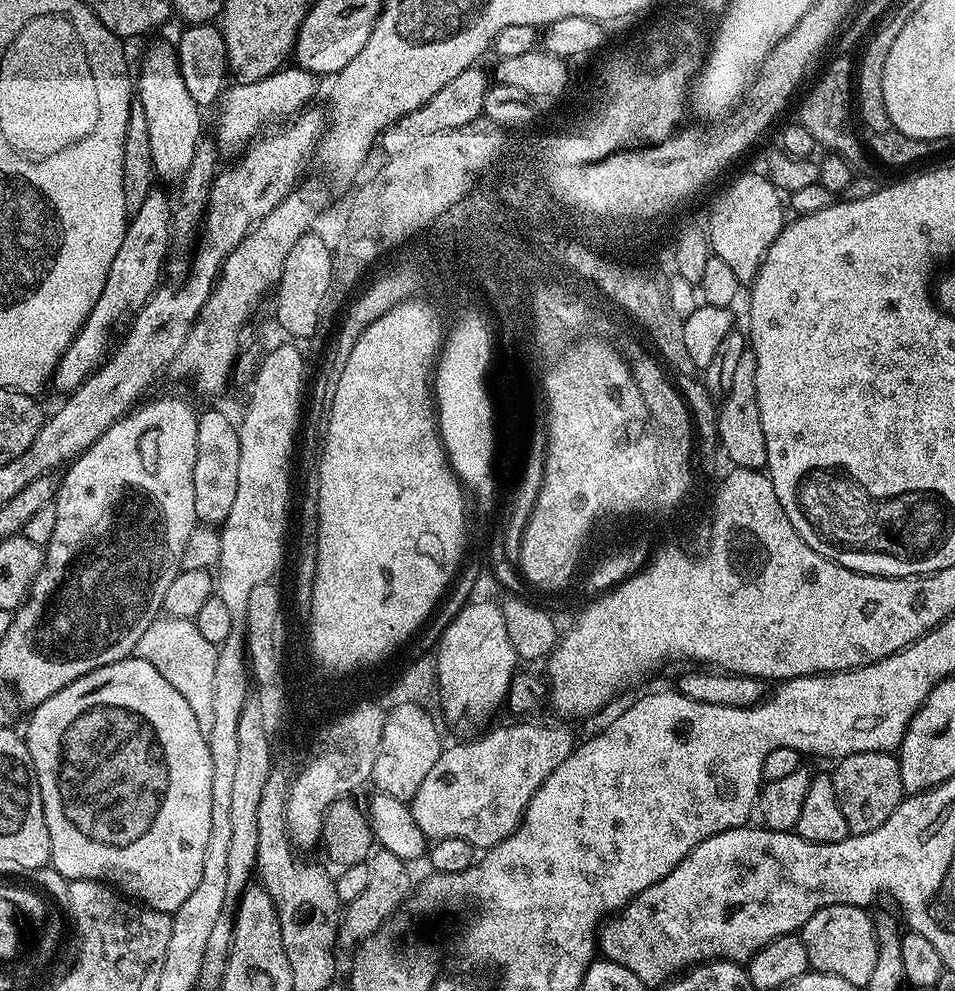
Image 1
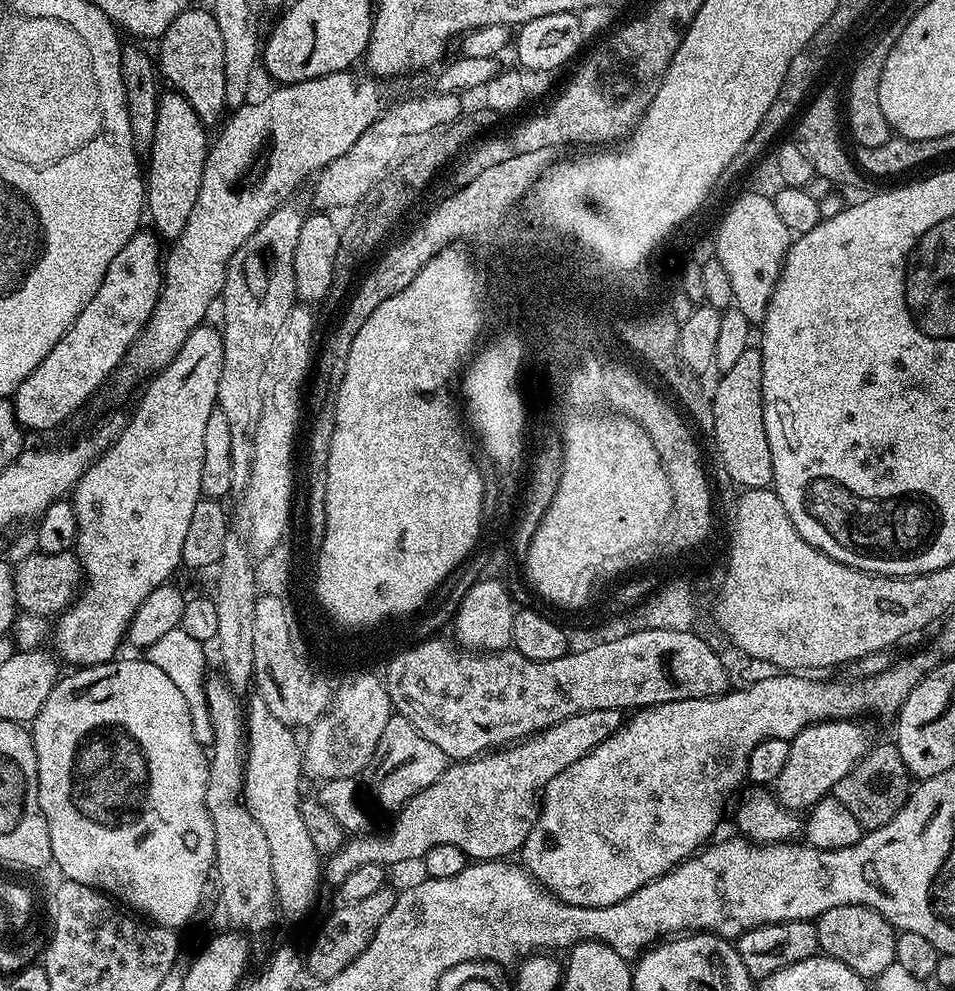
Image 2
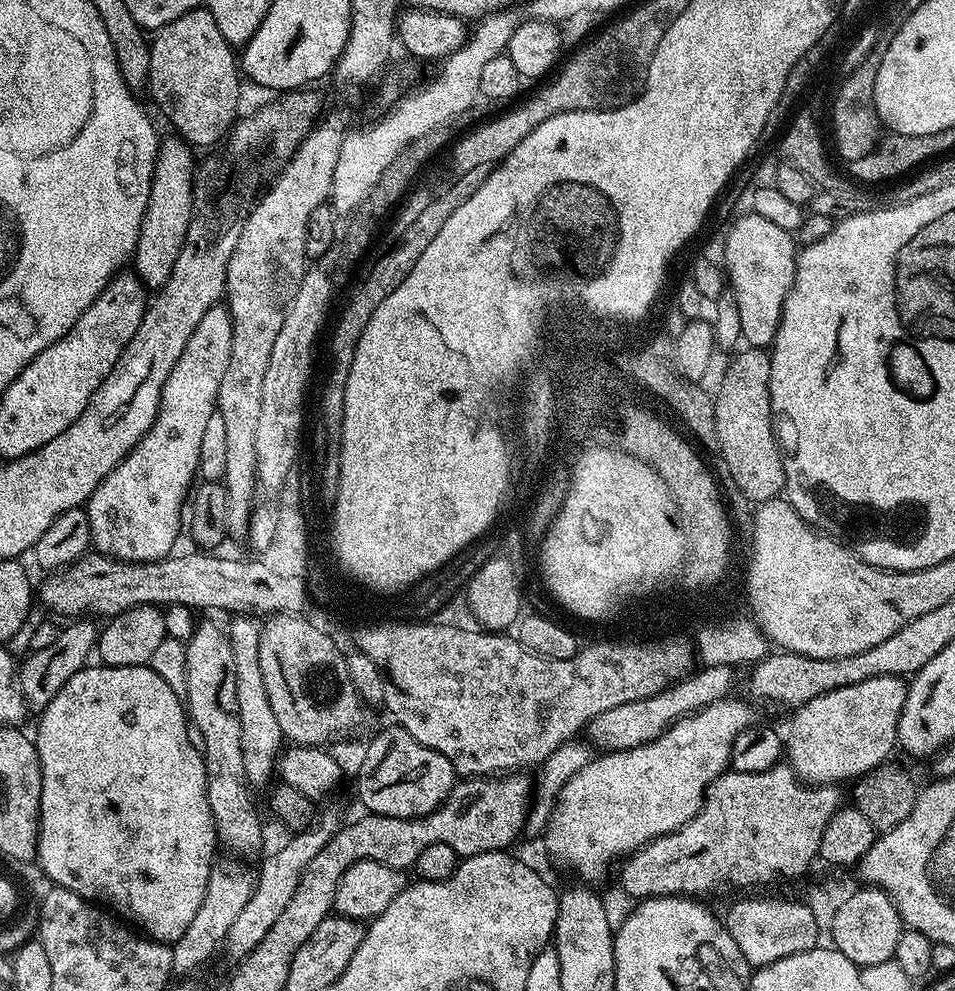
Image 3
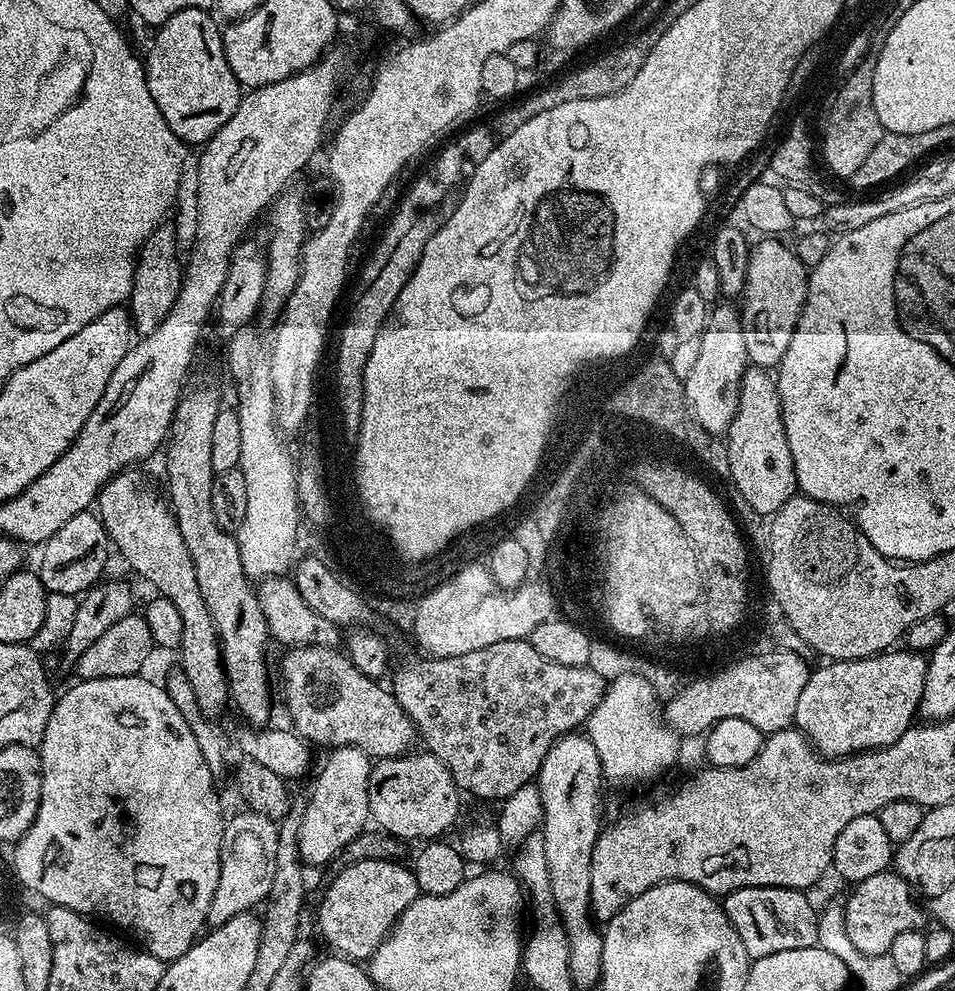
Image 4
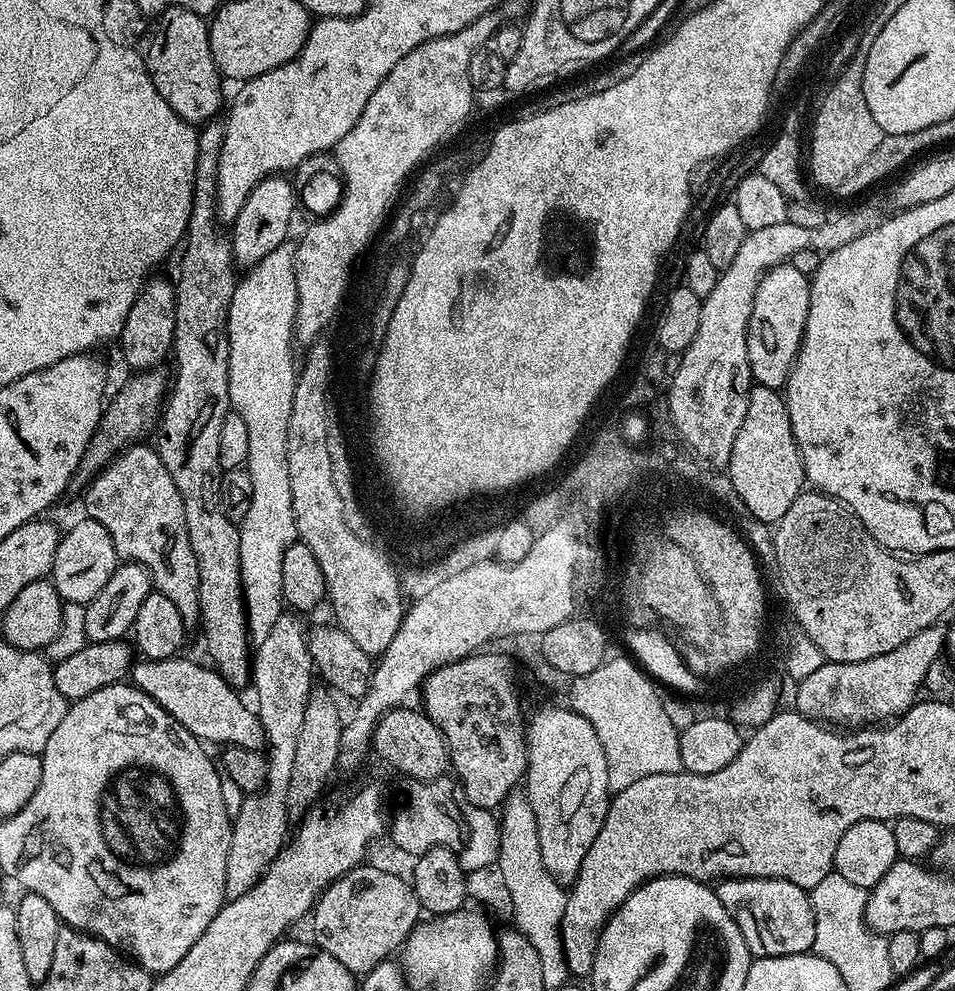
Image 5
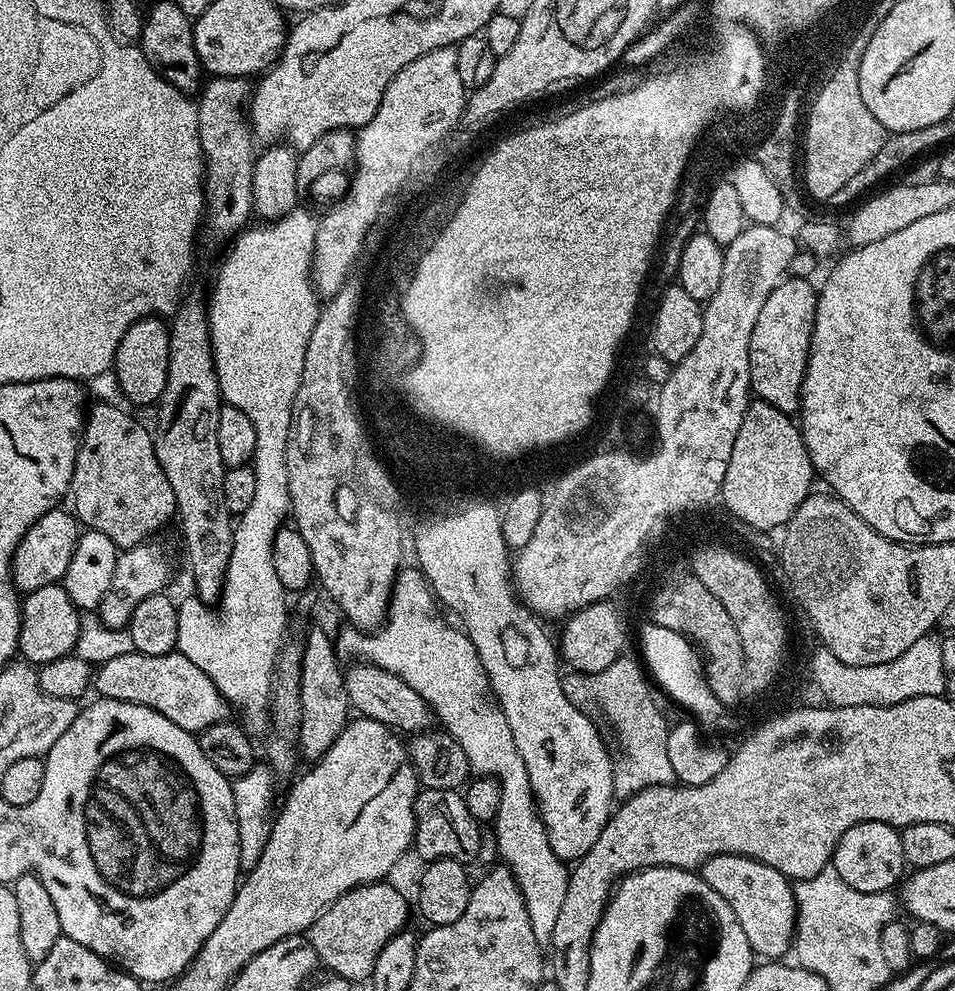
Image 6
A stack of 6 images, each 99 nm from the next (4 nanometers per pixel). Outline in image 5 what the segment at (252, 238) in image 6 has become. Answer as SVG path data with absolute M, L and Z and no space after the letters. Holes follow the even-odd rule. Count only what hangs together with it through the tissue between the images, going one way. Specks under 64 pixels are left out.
M285 242L274 250L262 262L258 262L252 268L247 269L246 274L239 277L234 298L230 302L228 311L228 381L230 382L230 408L237 412L246 422L246 431L250 434L250 454L248 455L247 470L250 474L250 510L238 522L240 530L240 569L242 570L242 586L244 587L244 609L248 612L248 631L253 641L259 642L266 638L266 634L274 627L281 613L285 611L286 605L282 594L282 554L288 549L289 544L297 539L296 515L294 514L294 502L290 494L290 466L286 462L286 430L290 426L290 416L288 409L294 402L294 386L298 375L297 365L292 365L292 344L294 345L294 333L296 331L296 303L298 302L298 290L296 289L296 275L294 274L294 254L295 247L291 243Z

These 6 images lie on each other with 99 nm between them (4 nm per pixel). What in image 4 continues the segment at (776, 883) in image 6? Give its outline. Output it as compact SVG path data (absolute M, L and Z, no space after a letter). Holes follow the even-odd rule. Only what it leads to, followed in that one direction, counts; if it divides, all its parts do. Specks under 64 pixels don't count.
M743 888L723 897L726 918L738 930L749 958L757 960L781 950L817 947L818 908L804 896L807 895L798 888Z

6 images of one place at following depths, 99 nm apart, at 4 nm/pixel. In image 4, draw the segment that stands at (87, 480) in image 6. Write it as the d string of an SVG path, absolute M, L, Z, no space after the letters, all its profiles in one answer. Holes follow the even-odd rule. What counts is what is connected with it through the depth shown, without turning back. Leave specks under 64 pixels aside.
M125 470L119 472L114 479L108 481L108 485L100 491L98 497L98 515L100 521L104 524L104 528L108 531L108 539L114 545L118 551L124 555L124 560L141 576L144 580L149 580L150 583L156 587L155 591L159 595L170 598L170 602L174 602L174 607L178 610L178 615L182 617L182 642L178 649L178 655L180 655L179 667L186 674L186 678L190 682L190 686L194 686L194 698L198 700L198 706L202 710L202 714L209 718L215 718L215 716L220 716L224 712L224 707L229 707L230 697L228 695L228 679L224 673L224 663L222 662L222 654L220 653L220 643L218 642L218 636L214 630L214 618L210 618L210 610L206 606L206 598L202 598L202 590L198 590L198 574L194 574L194 562L190 558L190 550L186 550L186 542L182 538L182 530L178 530L178 522L176 521L176 515L172 512L169 501L165 499L163 495L160 496L158 493L152 489L152 484L143 476L142 473L136 472L140 470Z

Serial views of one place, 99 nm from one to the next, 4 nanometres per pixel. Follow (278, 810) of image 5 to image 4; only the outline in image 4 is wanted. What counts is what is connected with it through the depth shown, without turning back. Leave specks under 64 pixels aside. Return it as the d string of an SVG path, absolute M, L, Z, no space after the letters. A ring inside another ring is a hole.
M247 810L227 819L222 834L222 847L219 850L219 878L217 889L214 890L213 901L210 902L210 908L207 910L207 925L209 927L218 927L236 914L249 912L255 909L256 904L263 903L271 890L274 872L276 871L276 849L278 847L278 827L273 820L260 815L257 812Z

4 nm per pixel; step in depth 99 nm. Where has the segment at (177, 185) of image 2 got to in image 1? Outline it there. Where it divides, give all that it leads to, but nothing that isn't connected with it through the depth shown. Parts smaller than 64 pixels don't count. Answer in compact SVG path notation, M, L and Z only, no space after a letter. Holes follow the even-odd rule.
M156 44L144 56L140 64L140 76L135 77L134 88L138 102L146 110L146 126L150 129L150 155L154 158L154 170L161 181L180 182L193 161L194 150L202 135L200 129L201 105L190 98L186 90L186 78L182 78L175 47Z

